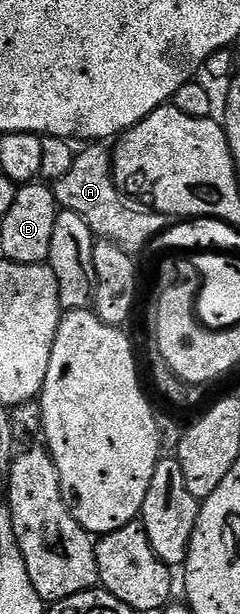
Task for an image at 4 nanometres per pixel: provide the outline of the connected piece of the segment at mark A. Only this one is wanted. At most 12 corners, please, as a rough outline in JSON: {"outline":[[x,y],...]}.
{"outline":[[87,145],[53,184],[95,237],[139,253],[167,229],[127,207],[113,155]]}

